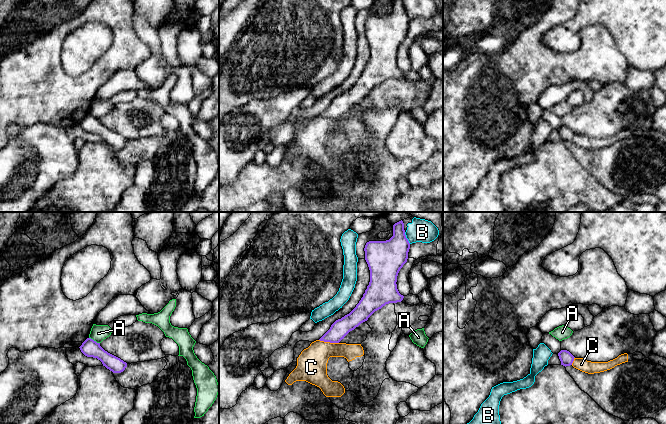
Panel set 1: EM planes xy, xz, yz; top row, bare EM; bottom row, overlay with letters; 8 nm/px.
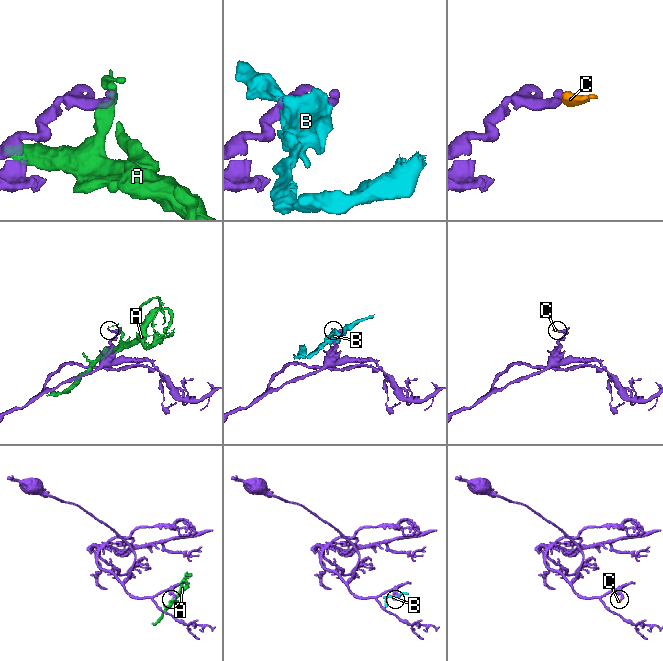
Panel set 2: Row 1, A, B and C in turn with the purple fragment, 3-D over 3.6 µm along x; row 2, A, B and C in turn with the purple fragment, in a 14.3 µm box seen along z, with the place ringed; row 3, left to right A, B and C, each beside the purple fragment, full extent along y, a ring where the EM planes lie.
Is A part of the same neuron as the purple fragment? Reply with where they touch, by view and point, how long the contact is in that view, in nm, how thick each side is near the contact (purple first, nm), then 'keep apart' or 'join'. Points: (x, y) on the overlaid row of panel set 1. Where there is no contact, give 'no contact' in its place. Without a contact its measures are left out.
xy (93, 340) | 100 nm | 140/140 nm | keep apart

